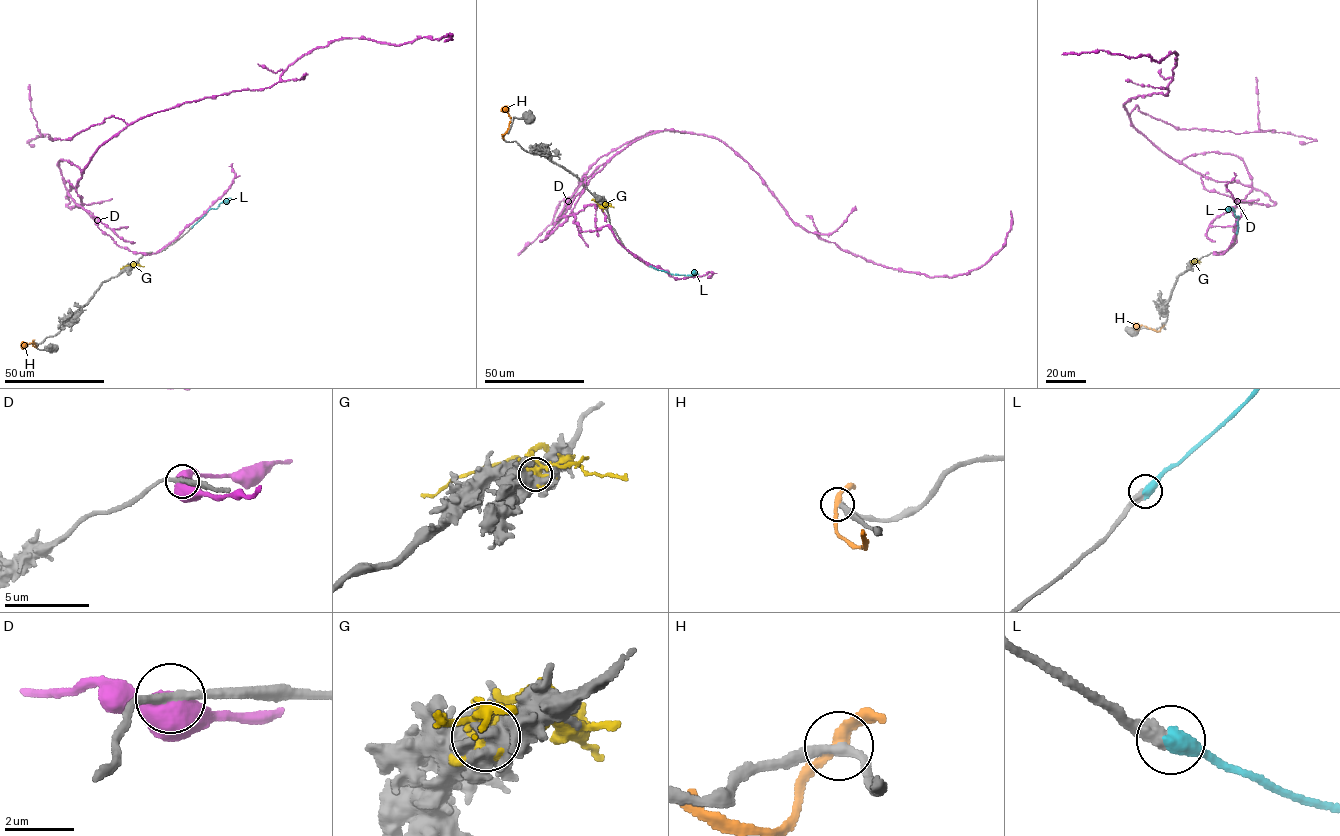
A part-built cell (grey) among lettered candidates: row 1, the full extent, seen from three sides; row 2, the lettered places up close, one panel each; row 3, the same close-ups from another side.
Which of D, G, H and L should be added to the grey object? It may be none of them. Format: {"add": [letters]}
{"add": ["L"]}

